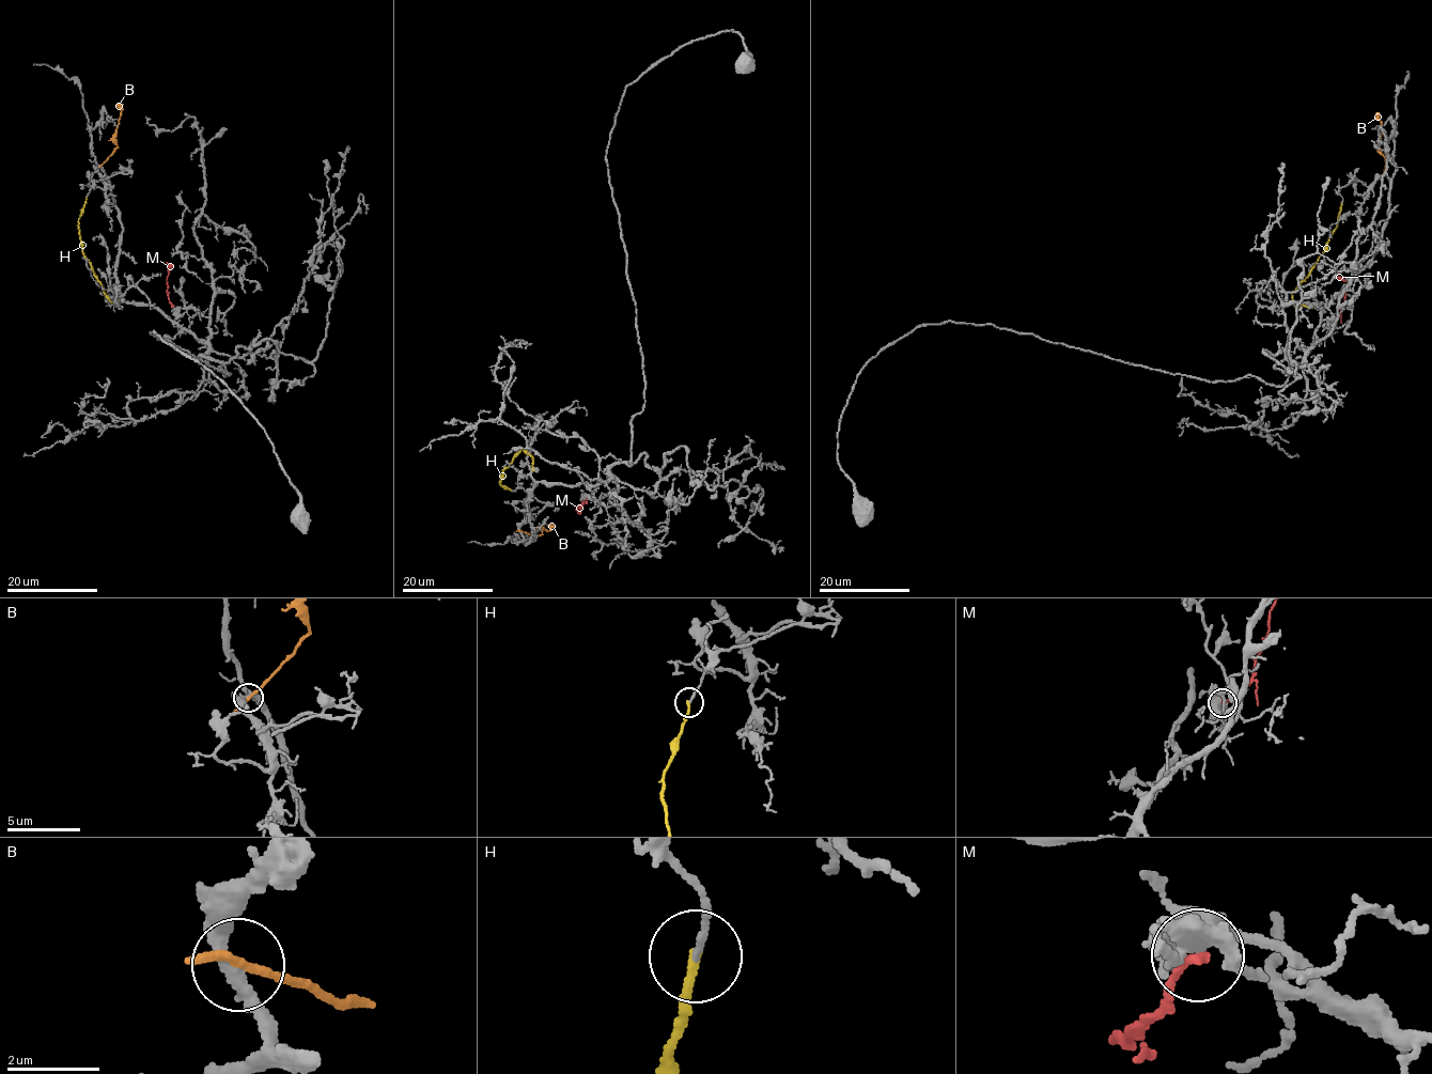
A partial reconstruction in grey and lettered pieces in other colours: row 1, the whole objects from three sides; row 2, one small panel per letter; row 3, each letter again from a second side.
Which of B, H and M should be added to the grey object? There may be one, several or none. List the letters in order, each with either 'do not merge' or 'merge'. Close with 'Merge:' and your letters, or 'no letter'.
B: do not merge
H: do not merge
M: do not merge
Merge: no letter

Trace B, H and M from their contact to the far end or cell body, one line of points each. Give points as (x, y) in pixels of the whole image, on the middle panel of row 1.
B: (520, 531), (542, 533), (541, 528), (550, 530), (550, 525)
H: (510, 491), (500, 484), (501, 476), (522, 448), (533, 461), (534, 470)
M: (586, 498), (576, 509), (579, 513), (580, 498)

